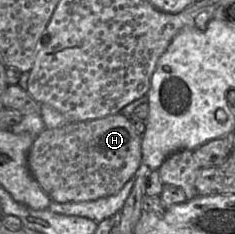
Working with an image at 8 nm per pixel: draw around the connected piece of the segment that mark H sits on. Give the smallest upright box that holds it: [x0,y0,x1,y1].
[28,113,142,203]

